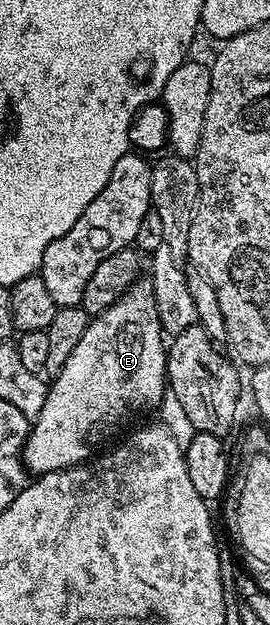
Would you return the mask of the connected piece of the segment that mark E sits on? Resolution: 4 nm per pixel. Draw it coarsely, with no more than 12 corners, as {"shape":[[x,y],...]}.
{"shape":[[152,283],[89,321],[31,423],[24,469],[93,457],[112,410],[159,407]]}

